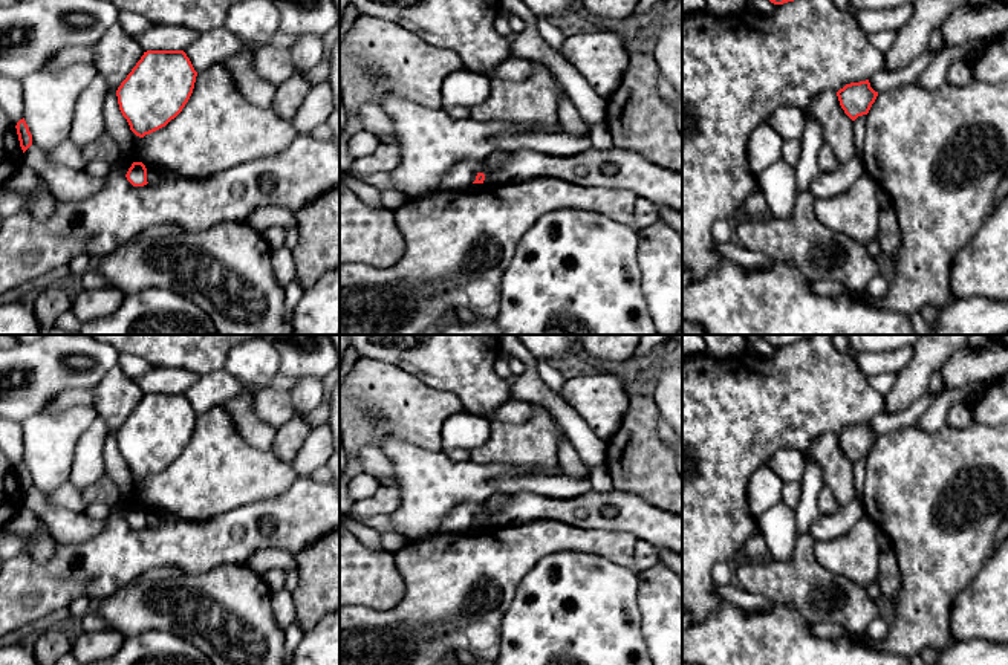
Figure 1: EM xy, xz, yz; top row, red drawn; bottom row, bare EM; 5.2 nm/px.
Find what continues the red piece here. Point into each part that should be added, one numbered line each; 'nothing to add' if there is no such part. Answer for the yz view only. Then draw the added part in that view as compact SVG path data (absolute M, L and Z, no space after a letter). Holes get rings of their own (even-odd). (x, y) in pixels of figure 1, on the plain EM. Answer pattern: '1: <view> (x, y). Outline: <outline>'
nothing to add

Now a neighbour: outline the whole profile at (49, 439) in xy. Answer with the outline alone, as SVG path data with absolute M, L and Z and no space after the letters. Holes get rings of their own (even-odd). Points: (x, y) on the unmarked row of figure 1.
M76 405L38 413L20 423L24 463L32 477L34 489L52 494L69 482L76 443L96 419L95 407Z

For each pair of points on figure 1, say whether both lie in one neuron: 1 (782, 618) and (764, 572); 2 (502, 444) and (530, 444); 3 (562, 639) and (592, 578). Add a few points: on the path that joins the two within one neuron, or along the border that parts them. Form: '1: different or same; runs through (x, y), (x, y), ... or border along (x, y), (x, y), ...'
1: different; border along (771, 601), (790, 604), (808, 622)
2: same; runs through (508, 444), (523, 444)
3: same; runs through (574, 624), (575, 615), (583, 607), (589, 593)

